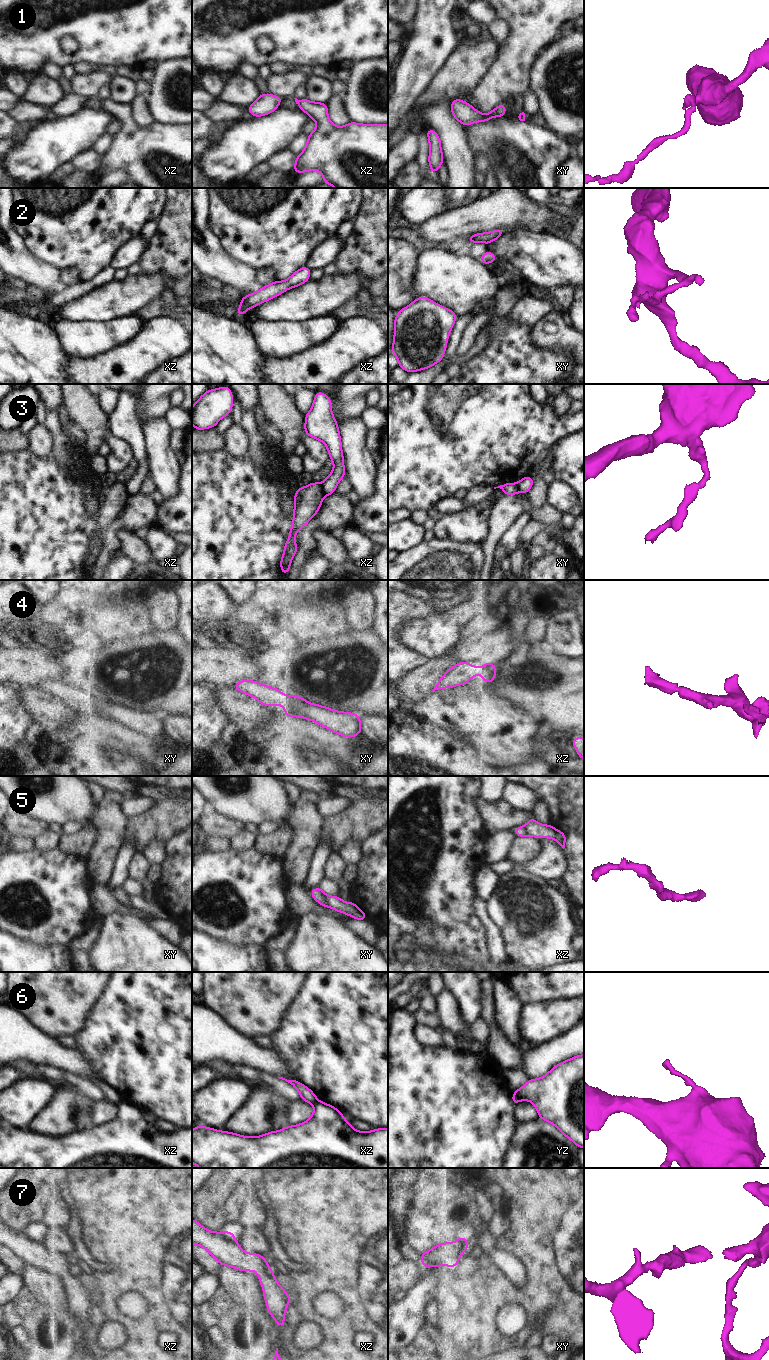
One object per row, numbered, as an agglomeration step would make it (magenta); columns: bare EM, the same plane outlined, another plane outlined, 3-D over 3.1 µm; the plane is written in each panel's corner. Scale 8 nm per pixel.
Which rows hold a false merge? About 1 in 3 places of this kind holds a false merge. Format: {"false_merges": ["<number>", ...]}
{"false_merges": ["3", "5", "6"]}

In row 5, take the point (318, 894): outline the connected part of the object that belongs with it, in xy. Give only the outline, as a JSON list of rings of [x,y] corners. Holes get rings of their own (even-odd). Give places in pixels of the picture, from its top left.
[[[319,887],[310,890],[311,896],[316,900],[317,903],[322,904],[323,907],[328,908],[330,907],[327,895],[325,892]]]

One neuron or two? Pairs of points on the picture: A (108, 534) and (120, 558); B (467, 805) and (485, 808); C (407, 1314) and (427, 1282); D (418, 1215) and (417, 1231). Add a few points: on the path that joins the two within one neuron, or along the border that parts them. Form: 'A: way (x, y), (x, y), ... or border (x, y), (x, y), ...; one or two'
A: border (119, 550), (103, 569); two
B: border (479, 793), (476, 802), (480, 813), (486, 821); two
C: way (412, 1306), (424, 1290); one
D: way (418, 1219), (418, 1227); one

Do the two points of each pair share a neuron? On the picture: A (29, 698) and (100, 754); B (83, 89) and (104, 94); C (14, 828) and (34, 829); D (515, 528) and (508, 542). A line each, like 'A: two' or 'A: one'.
A: two
B: two
C: one
D: one

